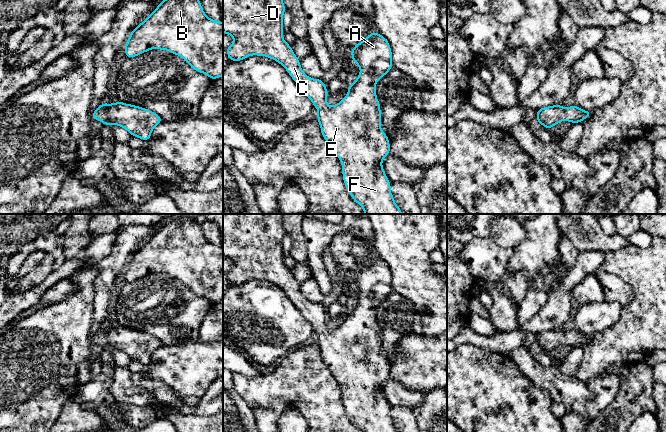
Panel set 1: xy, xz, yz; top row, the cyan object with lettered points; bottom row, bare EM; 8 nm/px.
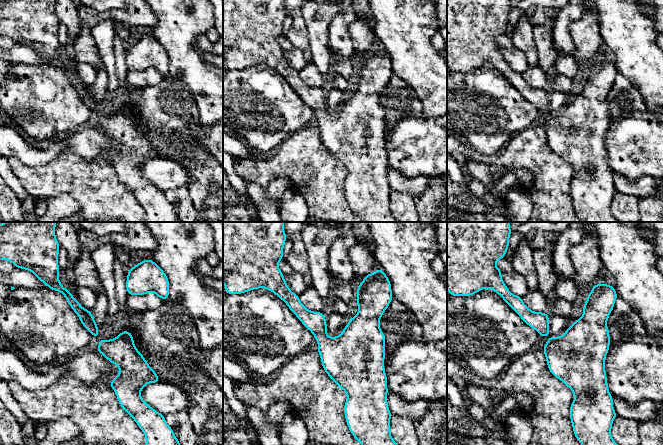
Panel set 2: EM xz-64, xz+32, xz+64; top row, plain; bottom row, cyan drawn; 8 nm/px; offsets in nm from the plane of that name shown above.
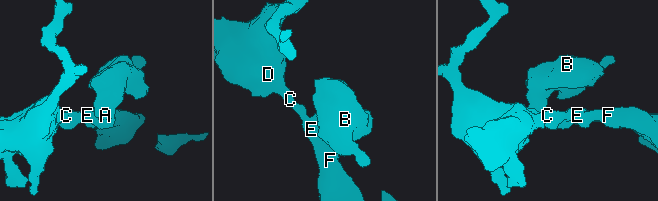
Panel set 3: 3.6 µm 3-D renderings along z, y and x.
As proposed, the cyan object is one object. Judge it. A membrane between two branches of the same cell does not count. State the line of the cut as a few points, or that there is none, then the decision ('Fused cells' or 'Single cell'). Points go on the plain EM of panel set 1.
No split. Single cell

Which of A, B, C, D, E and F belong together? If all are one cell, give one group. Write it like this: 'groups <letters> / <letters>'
groups A B C D E F

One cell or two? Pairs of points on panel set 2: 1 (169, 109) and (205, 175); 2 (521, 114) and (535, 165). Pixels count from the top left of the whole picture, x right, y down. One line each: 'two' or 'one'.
1: one
2: two

